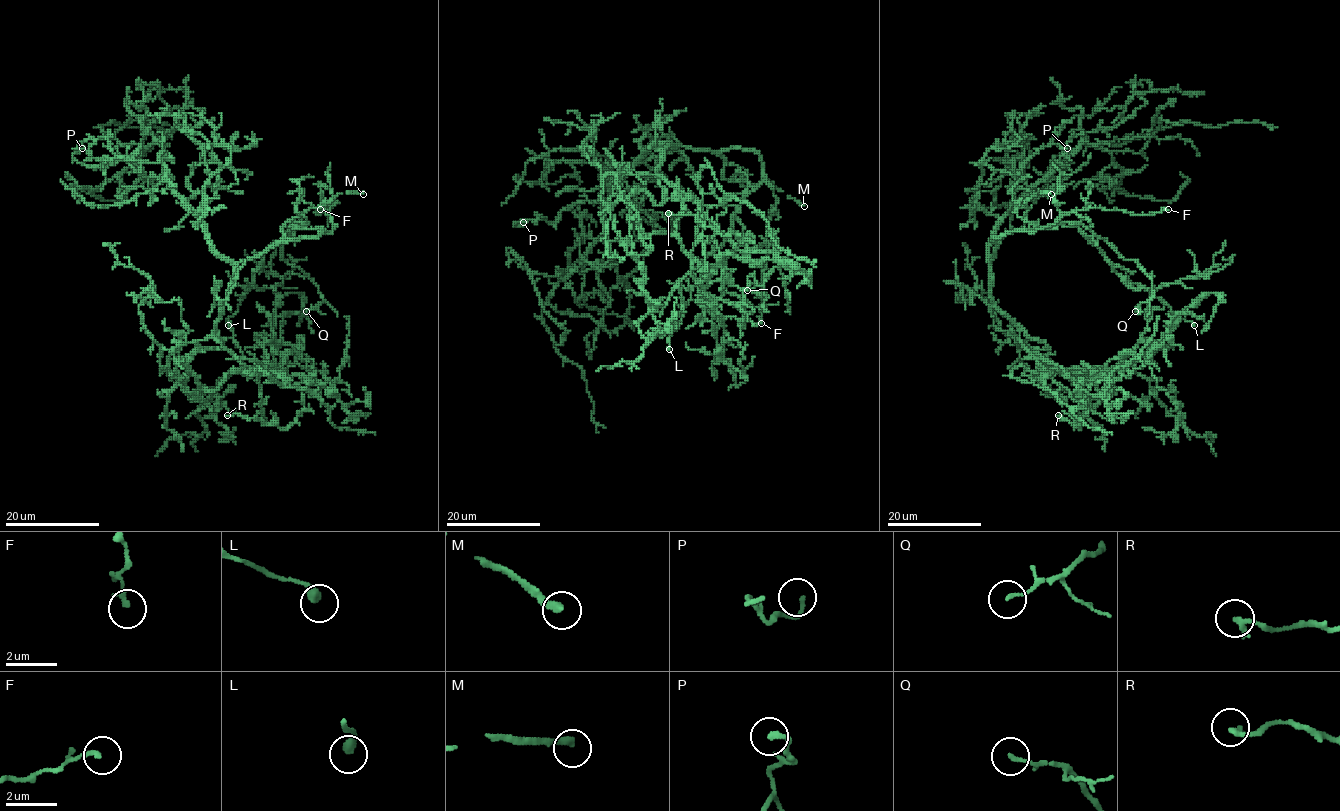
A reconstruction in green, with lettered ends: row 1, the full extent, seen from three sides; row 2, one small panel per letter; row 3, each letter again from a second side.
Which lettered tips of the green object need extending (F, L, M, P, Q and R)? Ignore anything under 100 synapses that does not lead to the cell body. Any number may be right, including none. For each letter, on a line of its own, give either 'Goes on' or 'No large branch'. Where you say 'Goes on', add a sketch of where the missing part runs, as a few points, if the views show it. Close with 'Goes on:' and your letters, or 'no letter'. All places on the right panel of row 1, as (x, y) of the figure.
F: No large branch
L: No large branch
M: Goes on. Course of what is missing: (1051, 194), (1063, 194), (1076, 188), (1076, 179), (1064, 180), (1063, 170), (1095, 151), (1096, 144), (1090, 141)
P: No large branch
Q: No large branch
R: No large branch
Goes on: M

